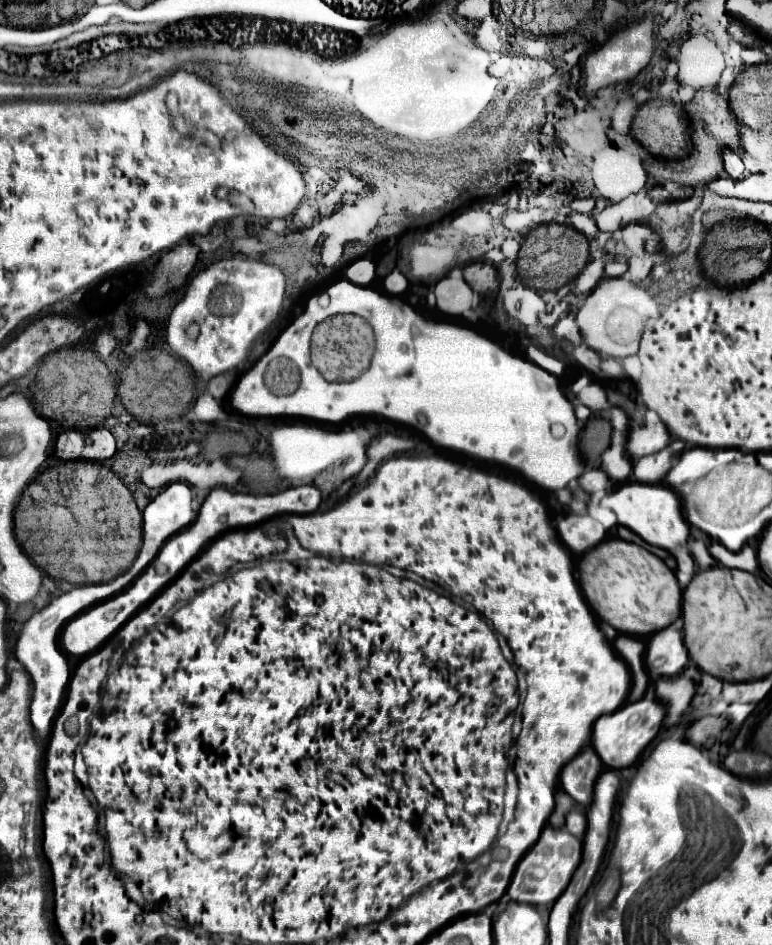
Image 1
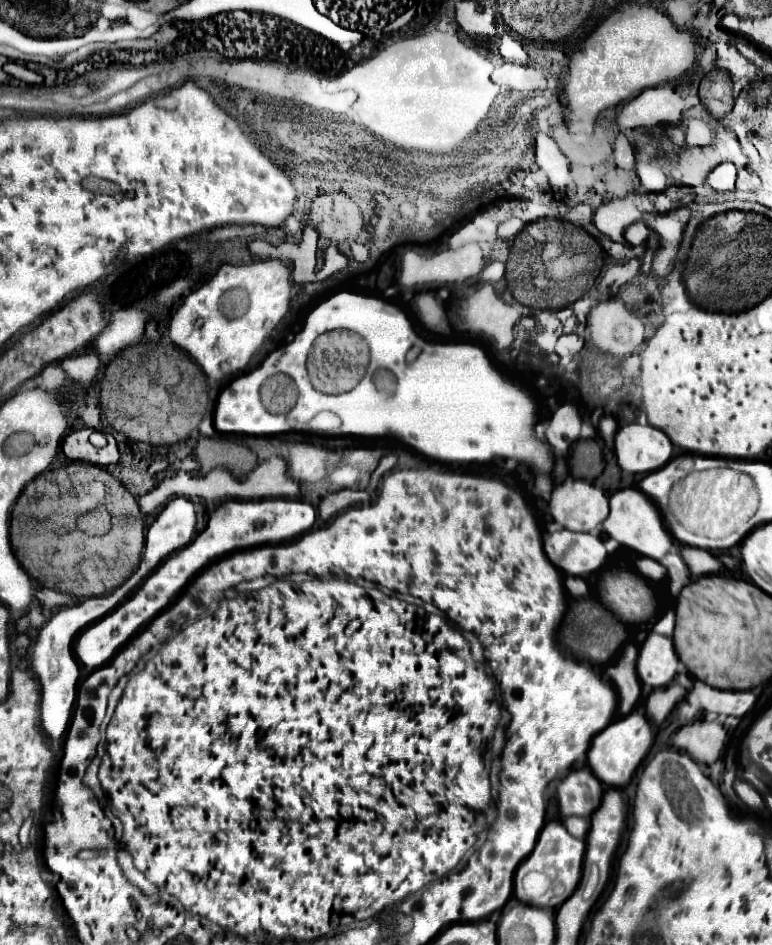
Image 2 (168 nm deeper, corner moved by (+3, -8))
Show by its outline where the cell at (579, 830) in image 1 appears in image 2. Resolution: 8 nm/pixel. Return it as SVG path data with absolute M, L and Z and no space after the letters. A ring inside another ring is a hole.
M570 816L570 818L566 820L566 830L568 830L574 838L584 840L584 838L586 838L588 828L590 828L590 820L586 820L586 818L580 818L580 816Z

